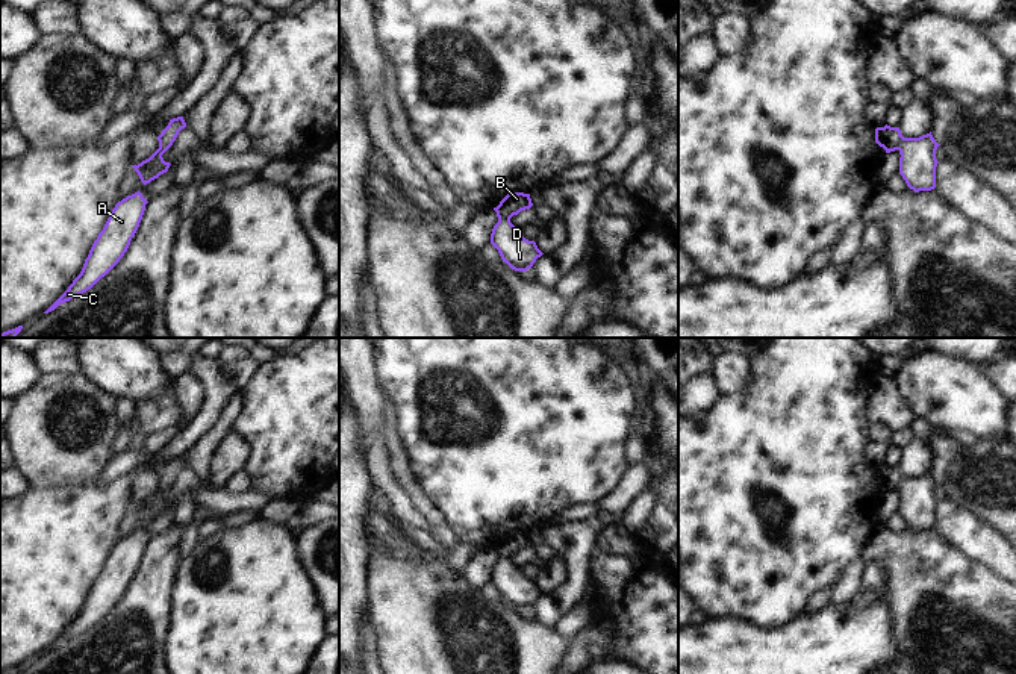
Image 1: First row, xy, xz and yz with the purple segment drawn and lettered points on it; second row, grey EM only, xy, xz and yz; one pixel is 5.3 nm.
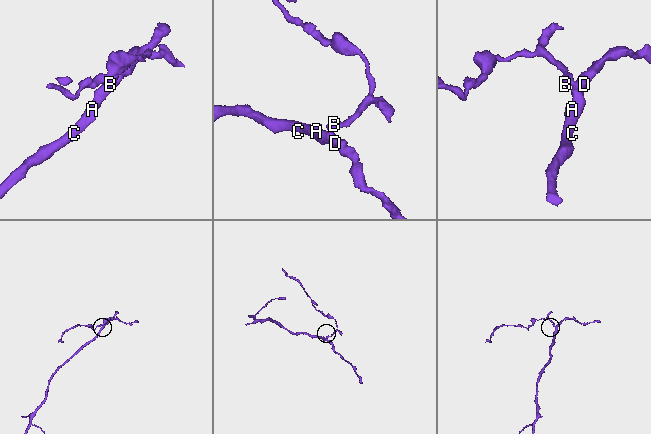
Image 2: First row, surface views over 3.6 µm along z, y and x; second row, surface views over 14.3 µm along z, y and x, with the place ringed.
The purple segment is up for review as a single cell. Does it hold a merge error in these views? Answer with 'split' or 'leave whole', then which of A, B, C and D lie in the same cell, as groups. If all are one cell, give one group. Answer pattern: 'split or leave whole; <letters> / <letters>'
leave whole; A B C D

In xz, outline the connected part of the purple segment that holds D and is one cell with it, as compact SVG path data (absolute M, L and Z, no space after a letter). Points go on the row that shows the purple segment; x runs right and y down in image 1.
M507 194L494 211L498 223L491 233L491 244L498 250L503 262L515 271L527 271L544 253L534 241L528 241L521 230L510 223L513 215L533 206L530 194Z

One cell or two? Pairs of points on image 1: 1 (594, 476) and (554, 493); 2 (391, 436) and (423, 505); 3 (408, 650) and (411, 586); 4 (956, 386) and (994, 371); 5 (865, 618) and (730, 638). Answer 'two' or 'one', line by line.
1: one
2: one
3: one
4: two
5: one

